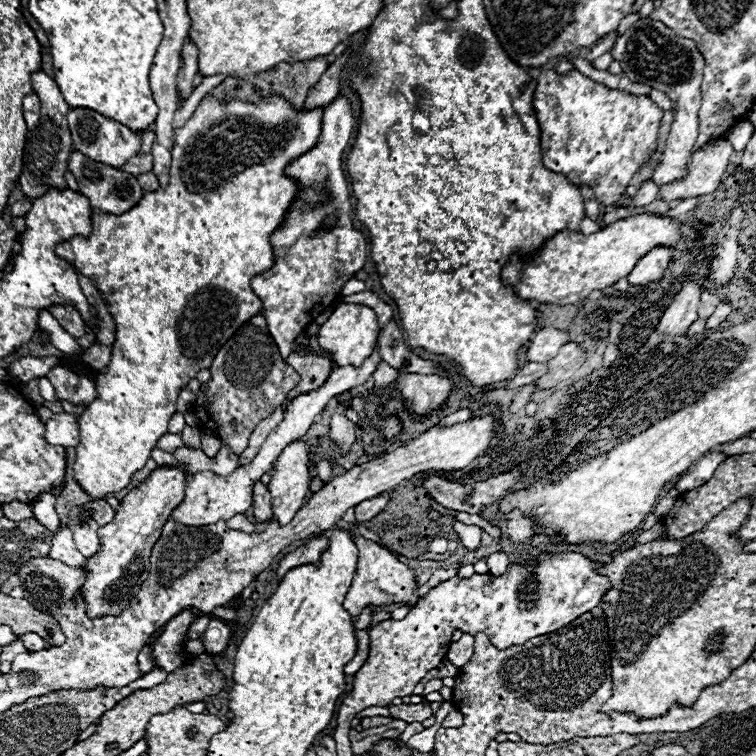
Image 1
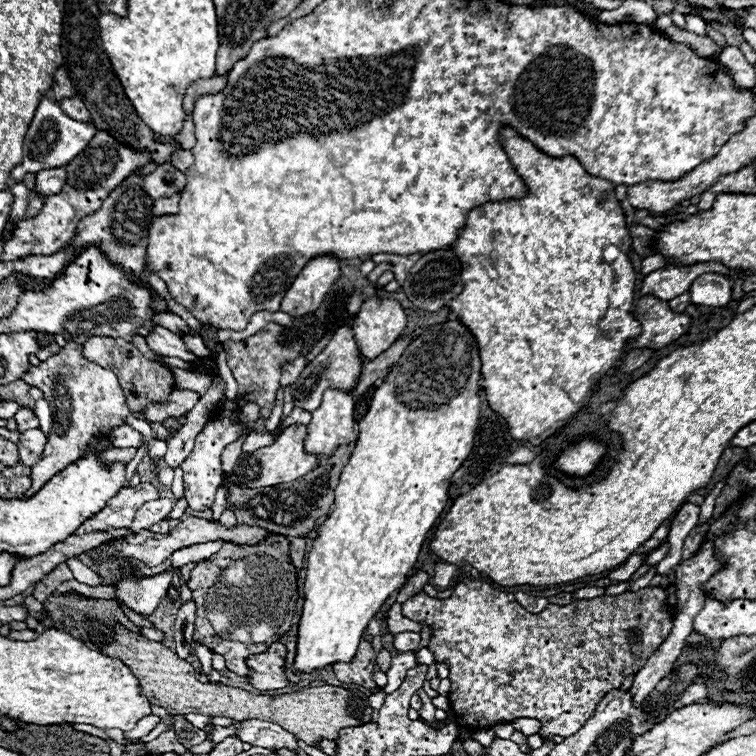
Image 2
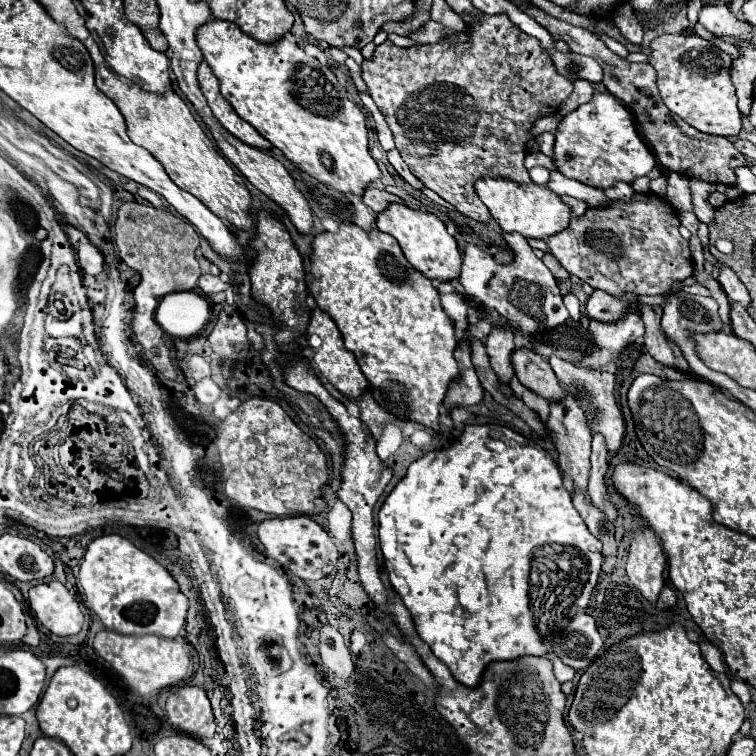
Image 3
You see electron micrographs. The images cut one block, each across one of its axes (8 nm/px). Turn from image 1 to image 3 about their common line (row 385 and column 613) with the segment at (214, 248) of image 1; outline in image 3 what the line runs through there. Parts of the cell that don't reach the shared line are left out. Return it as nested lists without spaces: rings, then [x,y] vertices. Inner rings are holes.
[[[596,92],[592,102],[582,104],[560,120],[554,144],[554,168],[566,178],[592,188],[612,188],[616,182],[632,184],[656,166],[656,158],[636,132],[632,114],[608,92]]]

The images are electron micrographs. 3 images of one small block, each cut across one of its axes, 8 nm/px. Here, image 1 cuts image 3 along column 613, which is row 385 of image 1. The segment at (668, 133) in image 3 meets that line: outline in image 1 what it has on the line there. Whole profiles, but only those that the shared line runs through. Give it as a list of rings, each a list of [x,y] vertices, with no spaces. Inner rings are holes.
[[[56,366],[52,368],[46,378],[50,380],[50,384],[56,390],[56,400],[68,400],[72,404],[90,404],[96,398],[96,386],[90,378],[86,378],[84,374],[74,374],[72,370],[64,368],[64,366]]]

